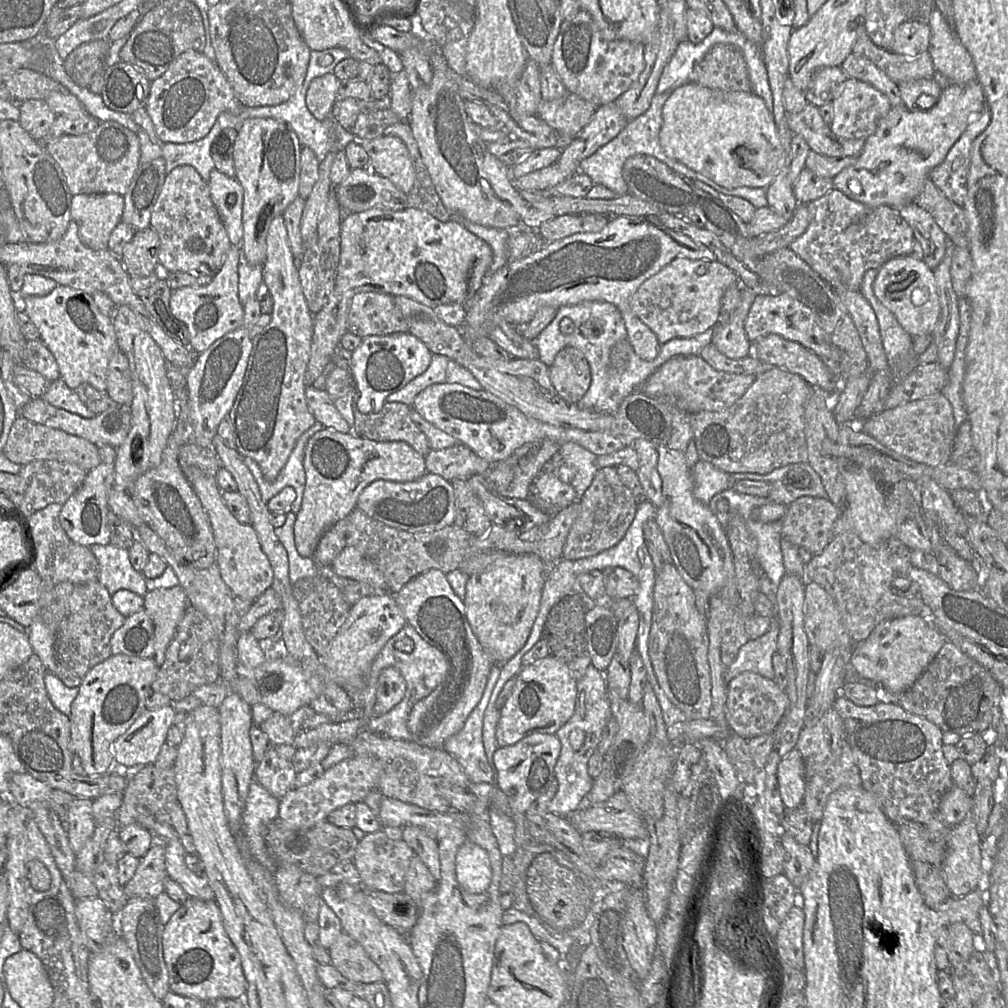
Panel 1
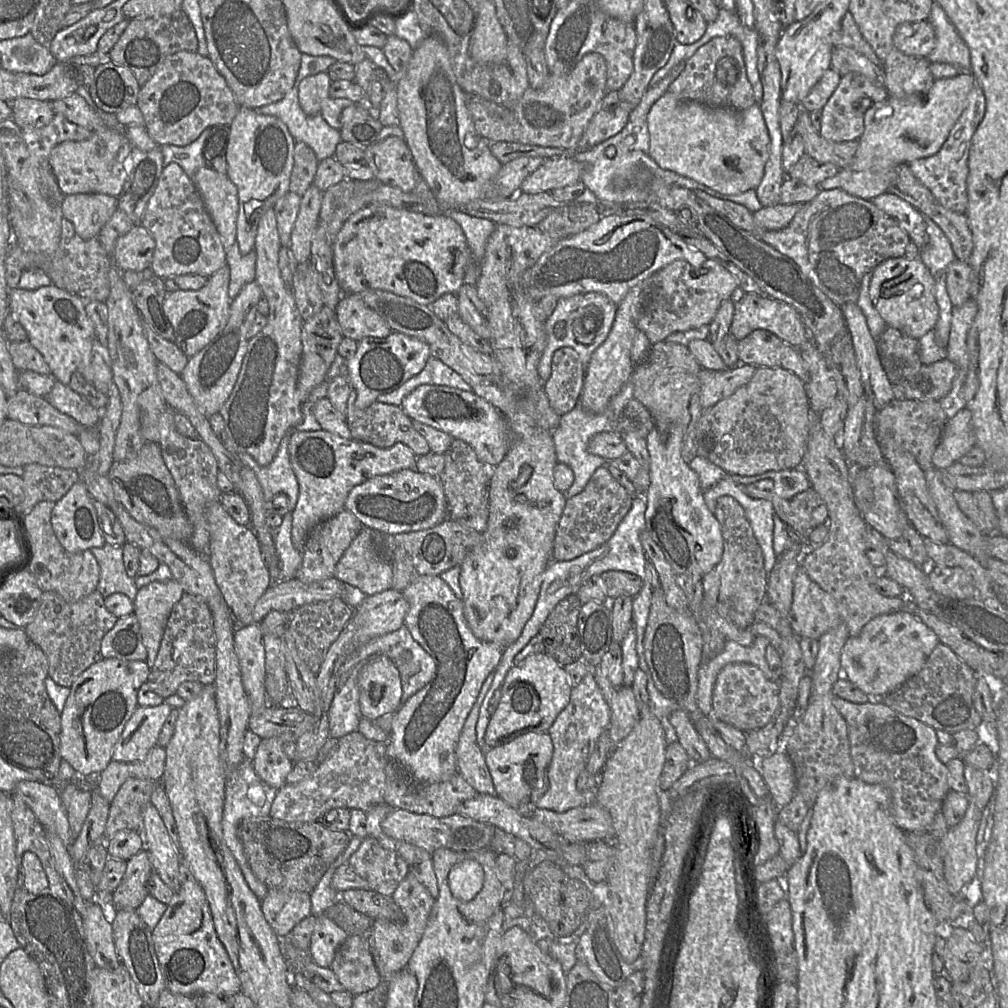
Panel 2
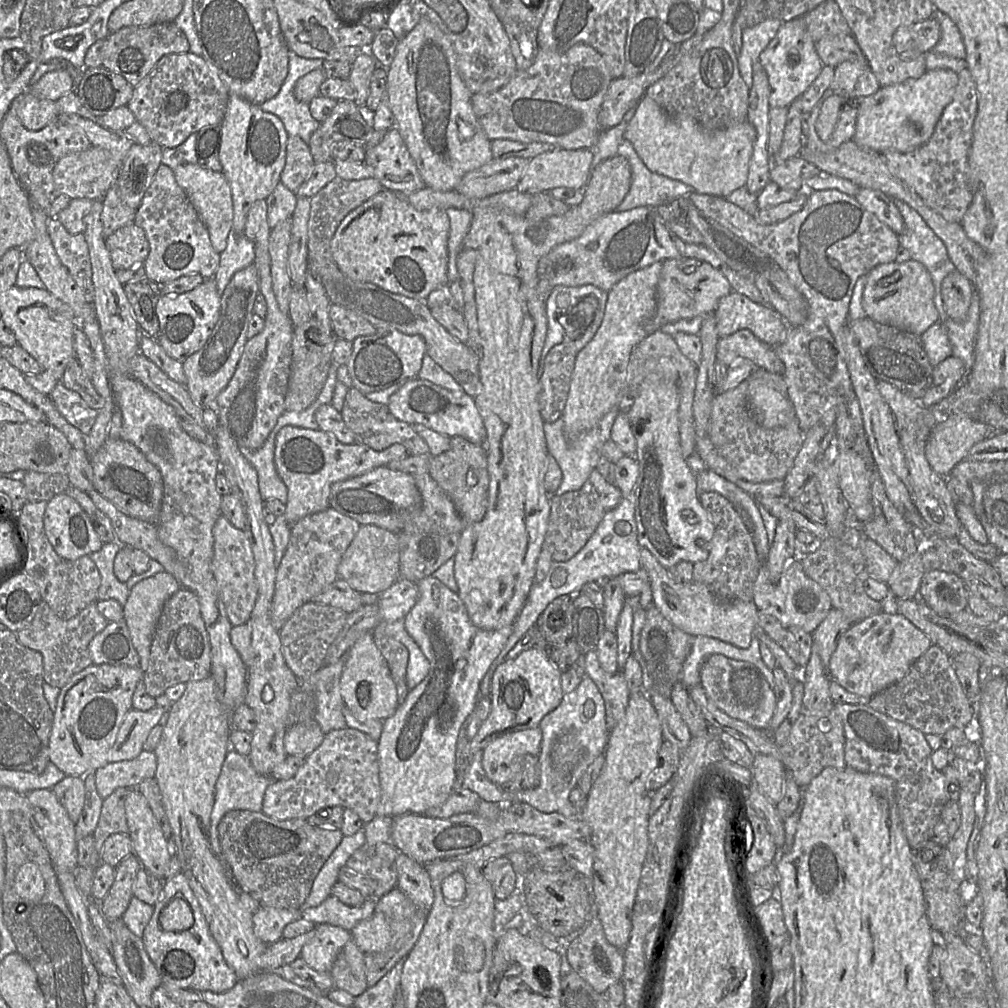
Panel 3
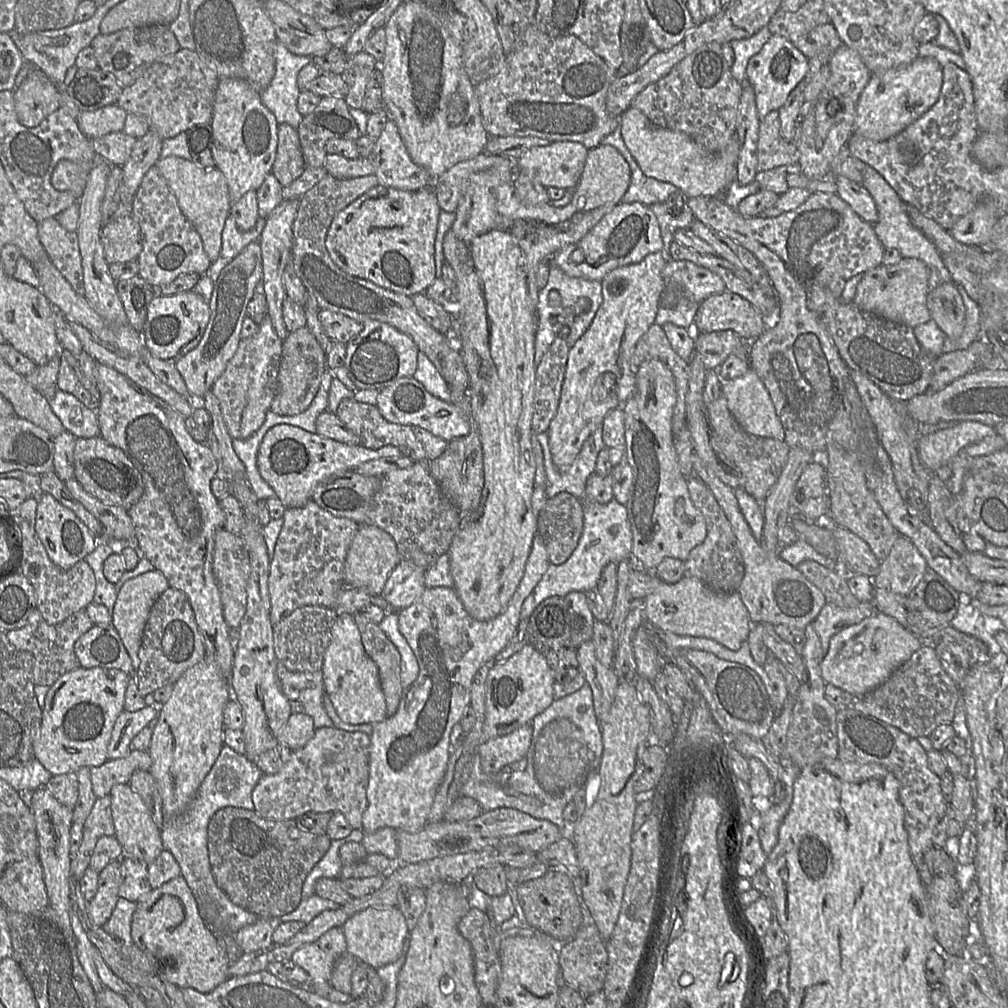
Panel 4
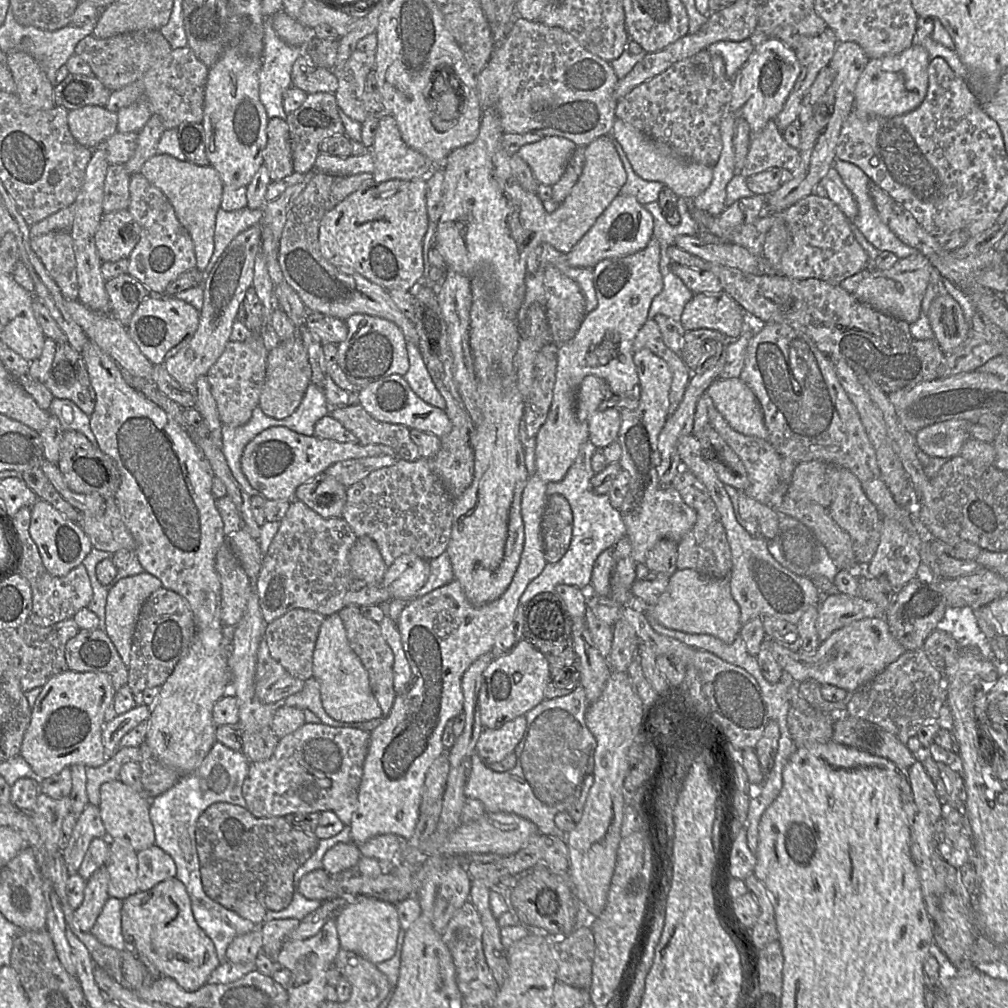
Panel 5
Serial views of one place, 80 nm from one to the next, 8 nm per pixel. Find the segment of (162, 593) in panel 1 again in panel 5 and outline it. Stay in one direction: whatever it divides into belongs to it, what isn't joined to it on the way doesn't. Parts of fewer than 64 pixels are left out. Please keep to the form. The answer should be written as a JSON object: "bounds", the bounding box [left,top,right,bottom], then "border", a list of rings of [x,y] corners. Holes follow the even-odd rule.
{"bounds":[105,571,163,667],"border":[[[145,571],[134,576],[121,578],[109,585],[105,605],[105,632],[127,667],[130,663],[132,638],[141,607],[147,598],[161,587],[163,587],[162,582]]]}

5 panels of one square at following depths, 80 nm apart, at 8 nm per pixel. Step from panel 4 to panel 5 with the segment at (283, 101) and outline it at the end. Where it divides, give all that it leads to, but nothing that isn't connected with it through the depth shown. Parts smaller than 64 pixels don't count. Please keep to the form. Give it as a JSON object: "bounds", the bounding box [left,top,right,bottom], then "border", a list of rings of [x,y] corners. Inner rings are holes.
{"bounds":[259,17,304,119],"border":[[[266,17],[264,22],[263,59],[259,74],[259,97],[267,116],[286,119],[283,96],[292,87],[292,67],[304,53],[304,48],[288,45],[275,32]]]}

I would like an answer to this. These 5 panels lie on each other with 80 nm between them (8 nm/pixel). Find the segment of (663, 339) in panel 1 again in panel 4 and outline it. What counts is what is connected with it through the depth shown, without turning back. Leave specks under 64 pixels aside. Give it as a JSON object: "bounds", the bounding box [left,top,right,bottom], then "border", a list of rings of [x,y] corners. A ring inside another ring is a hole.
{"bounds":[661,258,726,308],"border":[[[667,258],[663,268],[665,289],[661,305],[675,308],[679,304],[699,304],[714,294],[726,291],[725,283],[712,271],[686,260]]]}

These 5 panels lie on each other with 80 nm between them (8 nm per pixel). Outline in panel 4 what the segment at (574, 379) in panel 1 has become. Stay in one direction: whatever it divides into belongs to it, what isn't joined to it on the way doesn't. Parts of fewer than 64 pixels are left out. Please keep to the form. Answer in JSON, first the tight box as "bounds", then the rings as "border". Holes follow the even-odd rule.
{"bounds":[532,337,570,434],"border":[[[557,337],[536,366],[534,412],[532,430],[534,434],[546,432],[556,415],[570,347]]]}

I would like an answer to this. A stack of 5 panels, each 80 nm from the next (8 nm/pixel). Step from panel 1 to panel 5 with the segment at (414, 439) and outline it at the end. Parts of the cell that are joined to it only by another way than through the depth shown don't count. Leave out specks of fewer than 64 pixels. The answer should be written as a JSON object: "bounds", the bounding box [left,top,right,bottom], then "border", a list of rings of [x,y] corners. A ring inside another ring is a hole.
{"bounds":[331,404,421,461],"border":[[[360,404],[334,407],[331,415],[352,432],[361,445],[389,446],[396,456],[404,461],[416,461],[421,458],[418,446],[410,437],[410,428],[405,425],[380,422]]]}

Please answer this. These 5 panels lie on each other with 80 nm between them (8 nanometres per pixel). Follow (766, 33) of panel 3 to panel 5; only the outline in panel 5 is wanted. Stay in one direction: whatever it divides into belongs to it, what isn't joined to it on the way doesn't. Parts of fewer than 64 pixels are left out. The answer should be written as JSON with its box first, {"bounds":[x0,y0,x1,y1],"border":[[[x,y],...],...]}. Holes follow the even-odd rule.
{"bounds":[707,40,755,78],"border":[[[751,40],[740,42],[719,41],[707,47],[711,56],[720,56],[725,65],[727,77],[735,78],[755,50]]]}

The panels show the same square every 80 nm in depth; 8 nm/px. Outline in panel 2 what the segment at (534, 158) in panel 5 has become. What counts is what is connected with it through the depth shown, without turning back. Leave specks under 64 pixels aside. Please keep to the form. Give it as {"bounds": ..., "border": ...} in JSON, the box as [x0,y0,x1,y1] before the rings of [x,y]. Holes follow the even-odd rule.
{"bounds":[520,155,582,194],"border":[[[573,155],[546,158],[541,166],[528,175],[520,185],[520,192],[536,194],[551,192],[555,188],[572,185],[581,180],[582,165],[576,161]]]}

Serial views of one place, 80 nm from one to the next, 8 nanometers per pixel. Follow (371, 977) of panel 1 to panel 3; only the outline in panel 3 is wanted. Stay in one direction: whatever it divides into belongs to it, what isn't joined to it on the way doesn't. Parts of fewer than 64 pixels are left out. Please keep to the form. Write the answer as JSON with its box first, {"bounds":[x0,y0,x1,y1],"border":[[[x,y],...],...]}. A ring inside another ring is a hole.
{"bounds":[330,939,369,998],"border":[[[350,939],[338,954],[330,974],[335,988],[347,991],[355,998],[369,987],[365,973],[365,954]]]}

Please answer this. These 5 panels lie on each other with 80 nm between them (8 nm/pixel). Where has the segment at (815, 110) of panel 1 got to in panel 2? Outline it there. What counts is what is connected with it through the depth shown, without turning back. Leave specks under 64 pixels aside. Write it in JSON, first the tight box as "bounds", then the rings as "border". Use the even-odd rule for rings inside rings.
{"bounds":[794,110,859,170],"border":[[[802,110],[794,124],[804,142],[805,154],[820,163],[831,163],[840,170],[848,168],[859,147],[858,140],[833,142],[824,138],[812,123],[810,112]]]}

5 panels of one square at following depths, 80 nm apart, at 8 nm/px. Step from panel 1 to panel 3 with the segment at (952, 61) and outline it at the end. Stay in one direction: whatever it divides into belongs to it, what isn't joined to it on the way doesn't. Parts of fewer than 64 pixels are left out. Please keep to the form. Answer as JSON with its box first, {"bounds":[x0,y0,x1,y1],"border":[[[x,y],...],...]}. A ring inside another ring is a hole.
{"bounds":[932,6,965,60],"border":[[[934,6],[932,18],[934,18],[940,26],[940,39],[933,50],[939,54],[965,60],[965,45],[954,22],[948,15],[934,8]]]}

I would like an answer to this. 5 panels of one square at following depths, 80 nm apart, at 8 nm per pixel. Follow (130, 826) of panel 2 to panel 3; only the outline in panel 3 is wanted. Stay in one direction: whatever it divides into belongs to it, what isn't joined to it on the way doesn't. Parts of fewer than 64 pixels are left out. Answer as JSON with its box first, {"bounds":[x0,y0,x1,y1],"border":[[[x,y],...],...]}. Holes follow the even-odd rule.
{"bounds":[92,788,135,854],"border":[[[117,788],[110,796],[103,799],[100,818],[97,827],[92,834],[95,848],[99,854],[105,840],[110,835],[116,833],[128,834],[125,799],[131,789],[135,788]]]}

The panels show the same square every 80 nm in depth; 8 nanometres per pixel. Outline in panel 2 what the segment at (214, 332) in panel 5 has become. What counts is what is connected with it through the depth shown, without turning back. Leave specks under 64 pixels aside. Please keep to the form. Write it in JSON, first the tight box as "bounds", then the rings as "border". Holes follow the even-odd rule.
{"bounds":[181,280,263,418],"border":[[[256,280],[246,284],[231,300],[229,318],[224,329],[200,352],[189,357],[181,374],[195,405],[207,418],[219,413],[234,389],[247,351],[247,332],[258,313],[257,304],[261,296],[263,295]]]}

